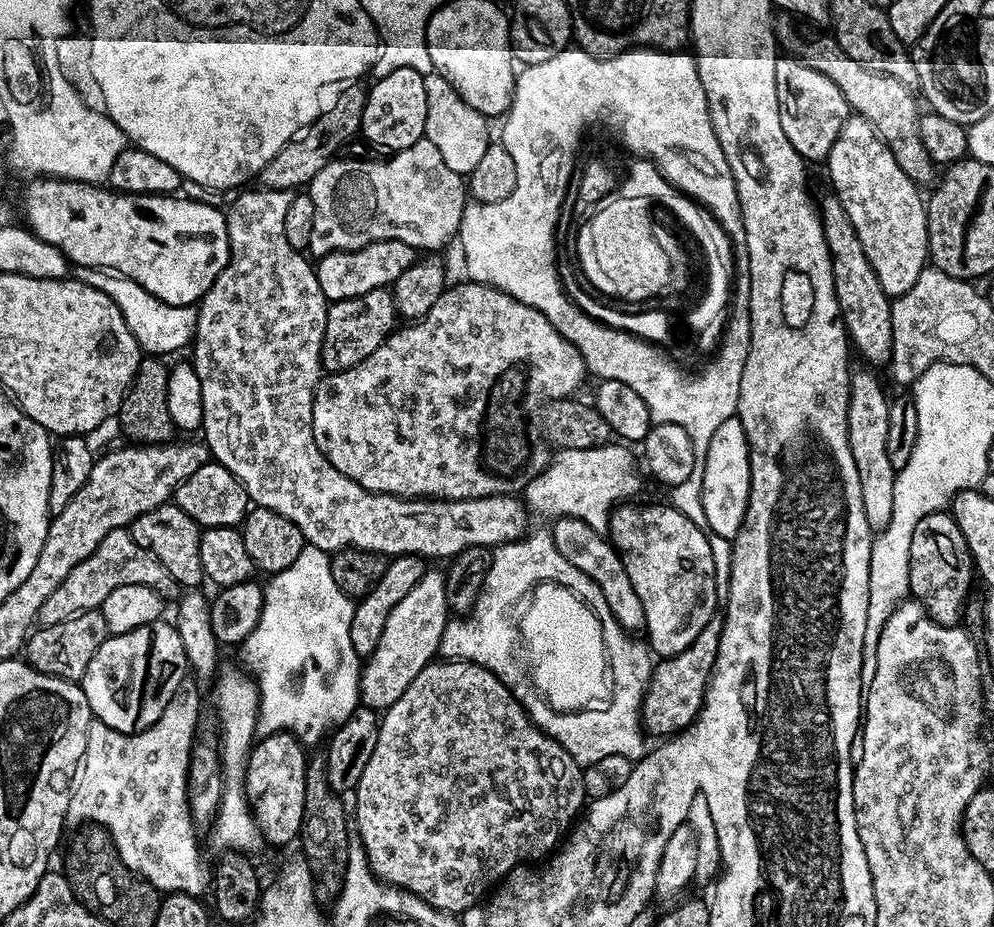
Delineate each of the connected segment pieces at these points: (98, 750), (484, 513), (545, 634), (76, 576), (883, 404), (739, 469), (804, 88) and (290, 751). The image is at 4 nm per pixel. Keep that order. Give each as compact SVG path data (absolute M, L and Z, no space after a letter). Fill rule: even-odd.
M181 686L170 698L162 718L144 732L133 736L122 734L101 720L93 719L86 734L86 750L80 756L80 765L72 779L68 795L67 823L72 826L99 824L111 836L116 853L132 872L149 880L157 892L181 892L187 896L203 897L209 889L210 872L200 861L200 844L196 841L198 829L192 823L188 809L188 763L196 736L196 723L200 720L200 696L189 686Z
M263 186L255 187L244 190L249 190L249 192L241 191L239 193L241 196L232 205L230 205L231 203L227 205L224 221L230 242L228 261L222 270L222 274L218 274L218 278L214 278L210 290L206 290L204 297L198 301L196 313L194 337L196 349L190 356L190 363L196 368L198 378L201 380L202 414L204 415L202 425L202 435L204 434L204 436L202 436L202 440L208 446L211 459L215 463L226 466L226 470L230 470L230 474L234 474L234 478L238 478L238 482L242 482L249 501L255 507L274 510L278 514L282 514L282 518L290 518L290 522L294 522L294 526L298 526L298 530L302 530L307 543L313 544L316 548L321 548L322 551L329 554L341 552L344 548L361 548L367 552L377 552L378 555L385 558L393 556L419 556L421 558L445 556L445 558L451 558L470 546L492 548L517 539L529 525L527 526L528 512L524 509L524 504L520 498L515 495L487 496L486 498L470 498L469 500L433 500L431 498L409 498L371 492L362 486L358 486L358 482L346 478L346 474L338 471L322 454L322 450L318 450L318 442L314 442L314 430L312 429L312 407L314 406L316 387L322 375L320 351L326 330L329 301L324 298L324 291L316 277L315 267L311 263L308 265L309 257L301 249L290 246L290 242L286 242L286 210L290 207L293 193L289 190L274 190Z
M547 582L532 589L527 604L524 617L518 620L518 632L522 637L523 647L524 644L528 647L526 664L530 669L533 685L543 696L544 703L559 712L583 712L612 702L618 687L615 684L615 667L604 633L604 620L601 620L600 612L594 604L575 590Z
M115 528L110 530L110 534L106 534L106 538L102 538L102 542L87 558L78 562L74 570L70 570L70 574L66 574L66 578L50 594L50 598L42 602L39 623L57 624L83 612L95 612L102 602L106 602L106 594L118 590L118 586L135 584L150 586L165 598L179 597L182 592L180 585L166 570L166 566L162 566L162 562L158 562L152 552L147 552L145 548L134 543L128 528Z
M860 366L860 369L855 369L855 371L852 372L852 377L850 378L850 402L848 403L848 437L850 438L850 454L854 454L854 466L858 466L858 482L862 482L862 510L866 510L866 522L872 527L873 533L881 532L885 528L885 526L888 525L890 522L890 513L894 510L894 482L896 481L896 469L894 467L890 466L889 461L889 455L886 454L886 438L889 437L889 417L890 417L890 410L889 410L889 397L884 397L884 392L882 389L880 389L880 384L878 381L875 380L874 377L872 377L873 369L868 366Z
M739 416L726 418L718 430L714 430L714 438L710 438L710 446L702 458L702 486L698 503L704 511L703 523L708 532L722 534L722 538L732 540L744 521L748 495L750 494L750 458L748 457L748 439L746 430L742 430Z
M781 55L774 70L776 89L778 90L778 118L782 118L782 131L790 138L790 146L806 162L812 160L827 161L830 150L848 120L850 109L842 90L826 78L826 74L818 74L801 64L795 56Z
M275 732L269 736L260 736L252 745L245 768L244 797L248 800L249 810L256 820L257 828L263 836L263 843L288 844L297 839L302 826L302 814L306 810L306 766L308 756L305 745L291 732Z

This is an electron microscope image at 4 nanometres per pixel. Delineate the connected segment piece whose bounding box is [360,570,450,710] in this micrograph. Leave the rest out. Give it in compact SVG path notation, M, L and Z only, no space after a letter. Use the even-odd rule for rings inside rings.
M425 571L424 577L390 610L386 626L382 626L382 638L378 646L363 661L360 670L360 704L373 710L386 710L402 694L406 686L418 678L418 674L427 665L433 663L440 652L440 640L444 637L444 627L450 619L448 595L444 589L445 573Z

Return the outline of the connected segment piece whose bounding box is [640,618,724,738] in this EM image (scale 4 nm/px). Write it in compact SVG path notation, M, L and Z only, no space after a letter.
M713 618L706 622L706 627L698 633L698 638L694 638L694 642L689 648L682 650L682 654L665 656L655 661L648 689L640 703L640 718L649 737L671 738L695 722L704 704L708 679L714 670L723 625L723 619Z

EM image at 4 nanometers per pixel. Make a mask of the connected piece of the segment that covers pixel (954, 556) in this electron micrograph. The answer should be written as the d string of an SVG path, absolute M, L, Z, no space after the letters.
M947 511L926 514L926 518L914 526L914 538L910 538L908 591L911 599L924 607L931 620L954 628L961 623L962 613L969 603L972 580L972 555L956 519Z

